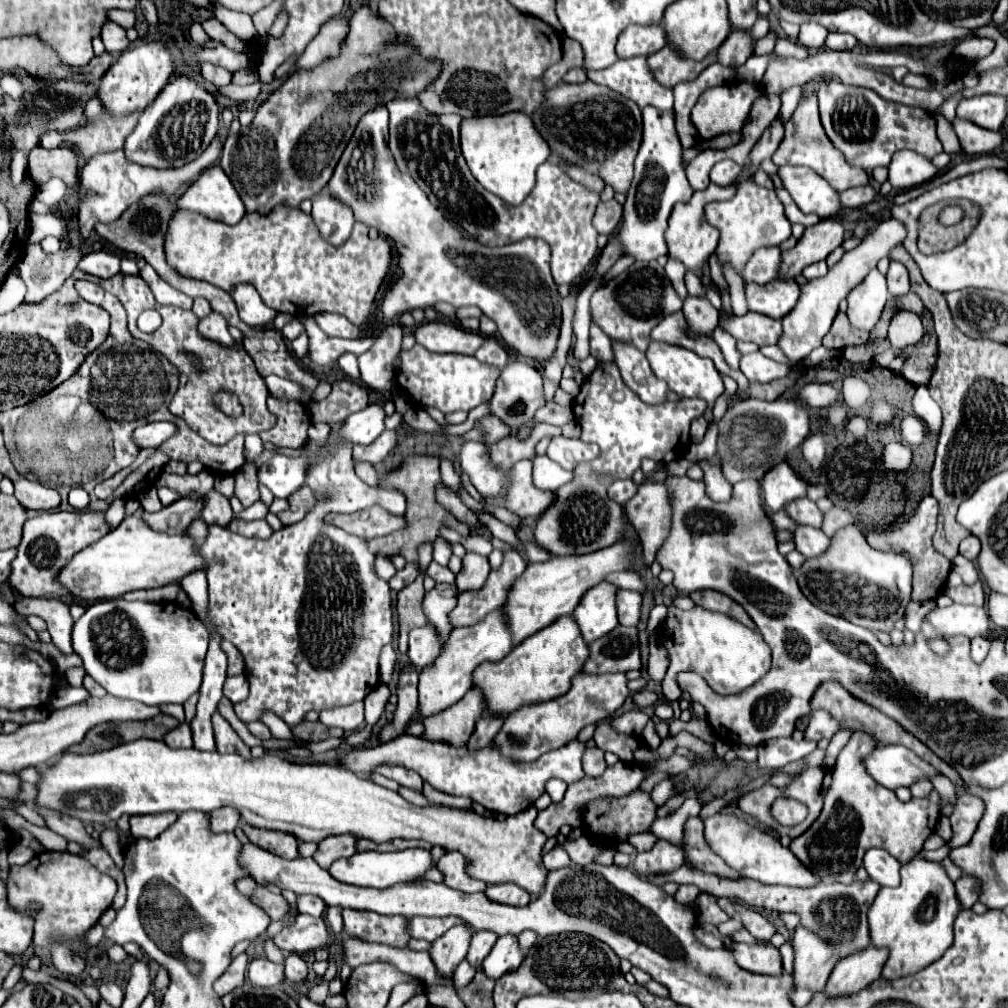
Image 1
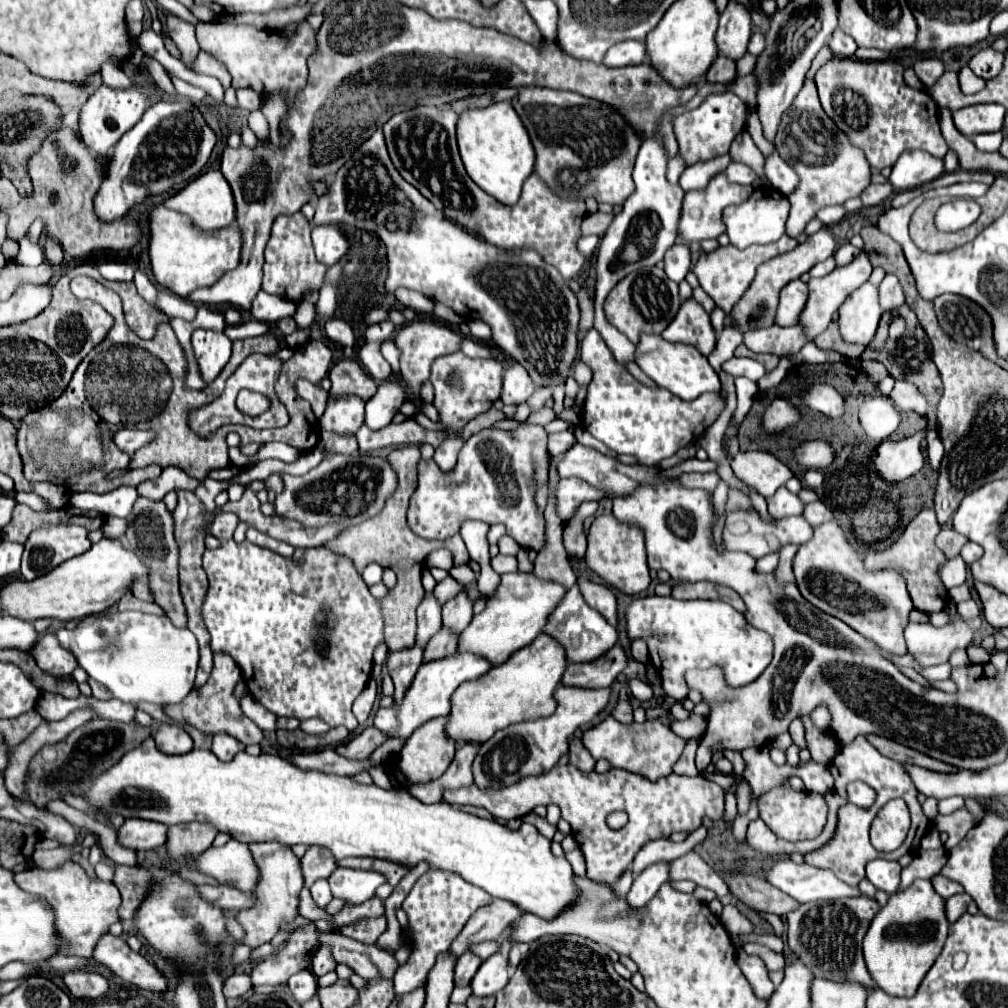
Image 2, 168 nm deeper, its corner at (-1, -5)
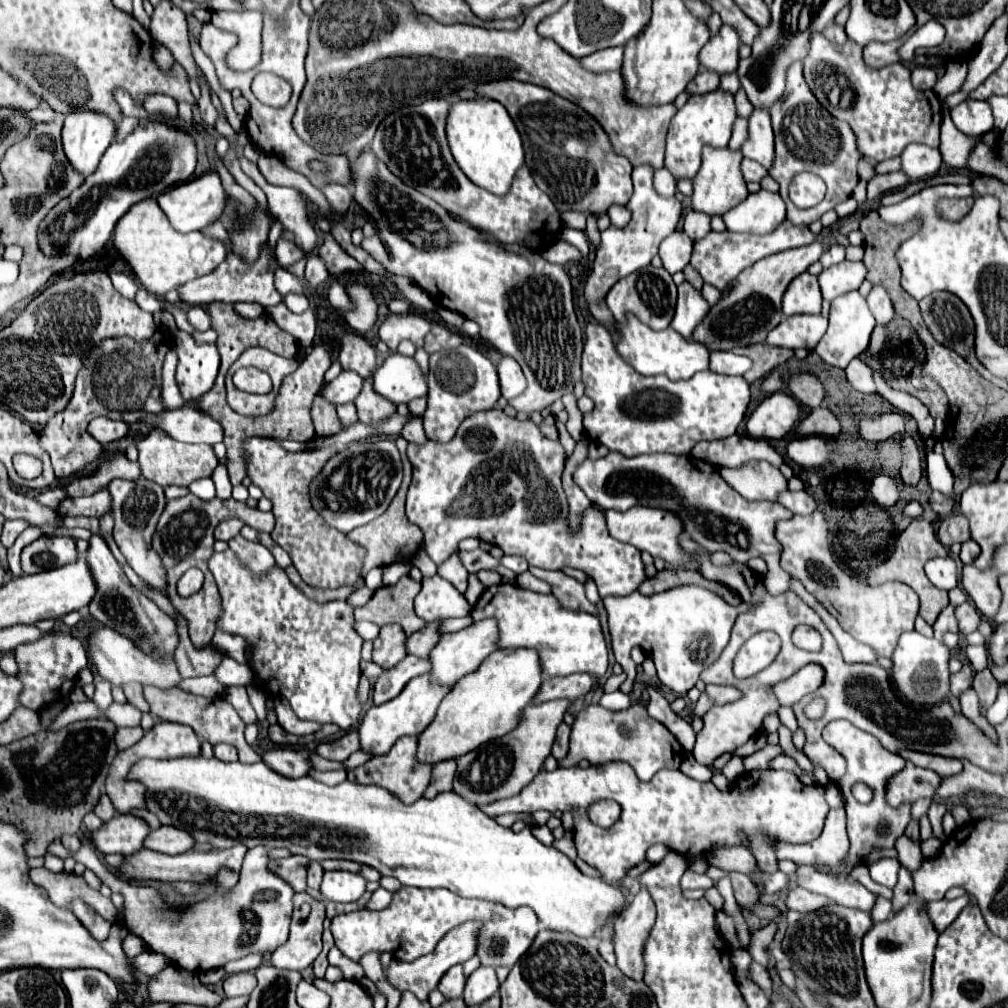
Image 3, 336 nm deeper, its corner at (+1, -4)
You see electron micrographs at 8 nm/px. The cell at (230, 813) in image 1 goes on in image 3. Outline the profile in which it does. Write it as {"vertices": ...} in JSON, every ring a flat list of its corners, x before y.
{"vertices":[[160,826,158,830,152,830,148,834,148,840,144,840,144,844,148,850,156,850,162,854,182,854,194,848,196,840,180,828]]}

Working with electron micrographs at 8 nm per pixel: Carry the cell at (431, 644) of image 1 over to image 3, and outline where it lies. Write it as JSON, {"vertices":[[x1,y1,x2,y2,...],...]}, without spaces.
{"vertices":[[438,574,434,578,422,580,422,590,414,600,416,614,426,620,438,620,438,618,460,618,470,614,470,604,466,602,464,594,456,592,448,580,444,582]]}

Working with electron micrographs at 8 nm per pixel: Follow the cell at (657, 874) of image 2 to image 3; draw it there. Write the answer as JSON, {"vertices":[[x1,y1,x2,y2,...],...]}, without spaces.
{"vertices":[[642,886,634,900,624,908,624,912,616,920,614,934,614,950,618,958,618,968,624,976,640,982,644,976,642,964,642,946,654,924,656,906,648,896,648,890]]}

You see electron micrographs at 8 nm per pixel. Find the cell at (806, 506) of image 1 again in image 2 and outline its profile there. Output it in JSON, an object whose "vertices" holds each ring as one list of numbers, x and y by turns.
{"vertices":[[786,487,778,489,778,493,774,493,774,497,768,497,768,511,772,517,790,517,790,515,802,515,802,501,798,499,798,495,790,493]]}

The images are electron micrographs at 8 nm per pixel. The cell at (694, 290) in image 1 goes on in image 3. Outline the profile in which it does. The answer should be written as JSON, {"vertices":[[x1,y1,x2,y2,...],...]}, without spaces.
{"vertices":[[674,232,660,244,660,258,670,274,682,272,692,256,692,240,684,232]]}

